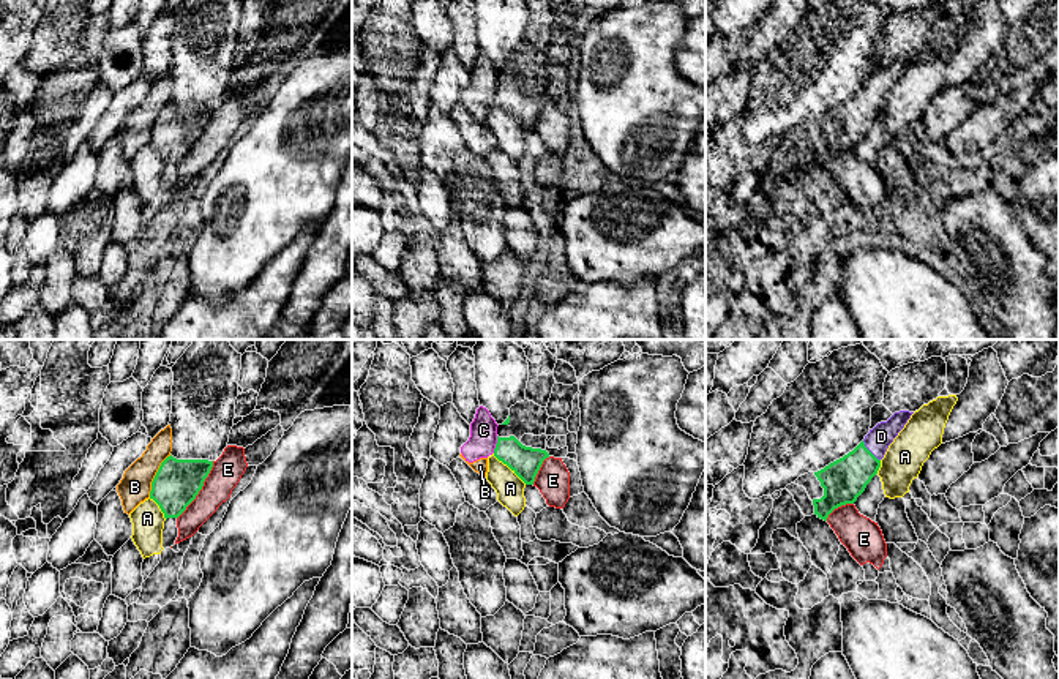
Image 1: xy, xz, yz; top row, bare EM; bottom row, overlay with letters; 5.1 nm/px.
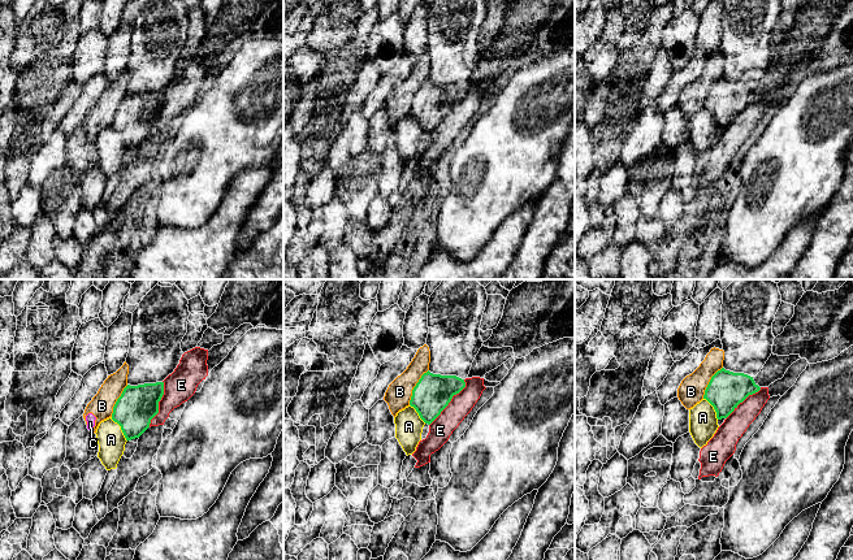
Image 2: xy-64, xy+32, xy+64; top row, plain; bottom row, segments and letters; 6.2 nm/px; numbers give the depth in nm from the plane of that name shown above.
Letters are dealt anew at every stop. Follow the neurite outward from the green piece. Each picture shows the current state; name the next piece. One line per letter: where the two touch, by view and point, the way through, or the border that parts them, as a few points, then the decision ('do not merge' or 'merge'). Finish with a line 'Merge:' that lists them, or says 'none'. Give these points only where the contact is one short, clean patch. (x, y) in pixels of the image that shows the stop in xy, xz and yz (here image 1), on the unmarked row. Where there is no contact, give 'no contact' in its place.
A: contact xz (510, 114); do not merge
B: contact xy (155, 122); border xy (171, 101), (161, 109), (149, 142); do not merge
C: contact xz (496, 90); border xz (497, 82), (493, 98); do not merge
D: contact yz (868, 97); way yz (843, 127), (865, 105), (868, 97), (881, 82); merge
E: contact xy (201, 135); border xy (213, 108), (202, 135), (177, 165); do not merge
Merge: D

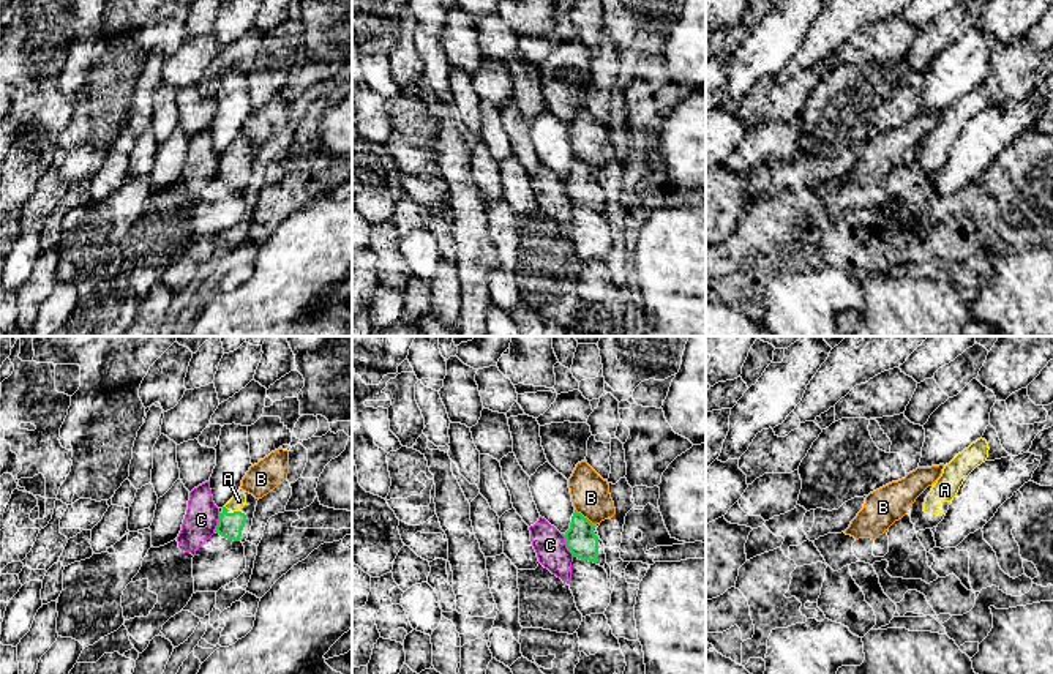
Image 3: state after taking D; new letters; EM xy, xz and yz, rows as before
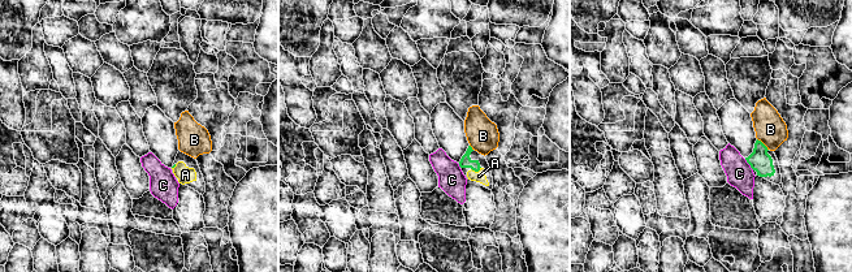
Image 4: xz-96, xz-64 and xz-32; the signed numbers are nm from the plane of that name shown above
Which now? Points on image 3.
A: contact xy (237, 158); way xy (229, 172), (237, 158), (239, 147); merge
B: contact xz (583, 163); border xz (575, 155), (594, 172); do not merge
C: contact xz (567, 193); do not merge
Merge: A

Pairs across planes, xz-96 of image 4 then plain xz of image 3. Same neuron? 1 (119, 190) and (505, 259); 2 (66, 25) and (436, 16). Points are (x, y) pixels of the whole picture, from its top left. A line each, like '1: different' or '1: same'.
1: same
2: same

